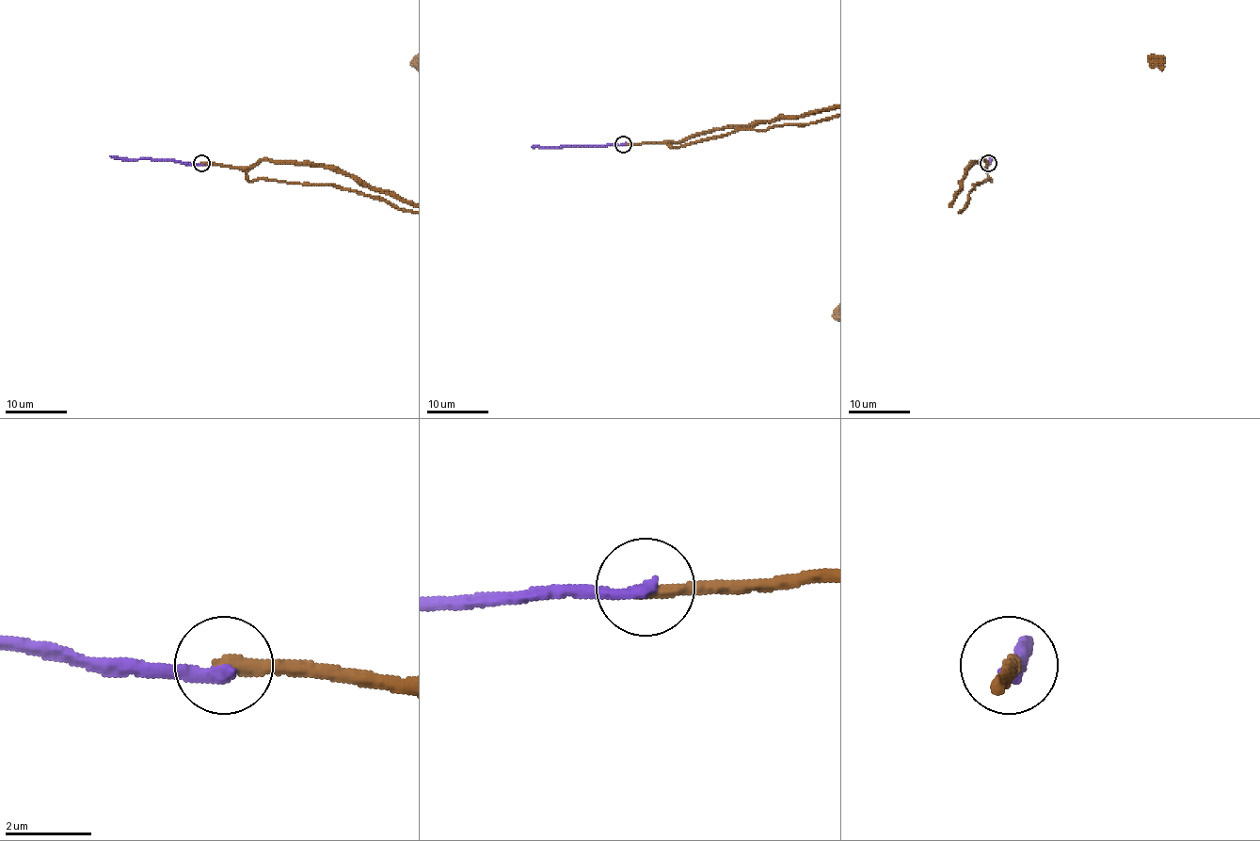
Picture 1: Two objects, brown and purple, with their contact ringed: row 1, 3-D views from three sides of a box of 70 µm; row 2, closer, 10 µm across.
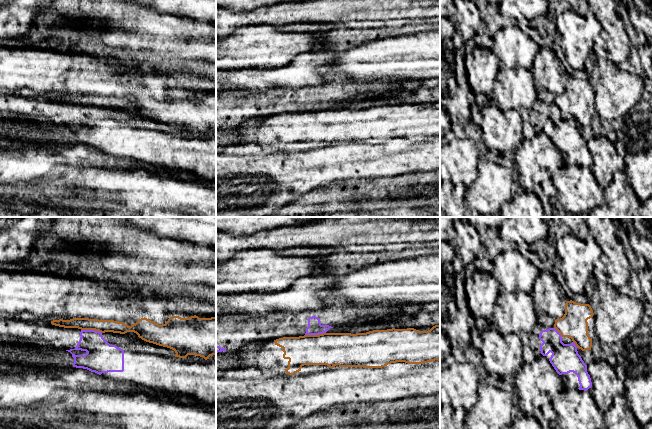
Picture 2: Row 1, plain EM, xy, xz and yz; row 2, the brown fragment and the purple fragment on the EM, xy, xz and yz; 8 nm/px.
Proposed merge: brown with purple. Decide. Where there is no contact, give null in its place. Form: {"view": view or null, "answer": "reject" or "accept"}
{"view": "xy", "answer": "reject"}

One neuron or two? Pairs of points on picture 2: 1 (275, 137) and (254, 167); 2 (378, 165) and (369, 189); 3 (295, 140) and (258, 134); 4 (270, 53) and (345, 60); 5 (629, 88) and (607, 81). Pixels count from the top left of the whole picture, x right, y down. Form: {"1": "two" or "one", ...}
{"1": "two", "2": "two", "3": "one", "4": "two", "5": "one"}

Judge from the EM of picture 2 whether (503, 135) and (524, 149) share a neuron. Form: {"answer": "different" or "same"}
{"answer": "different"}

